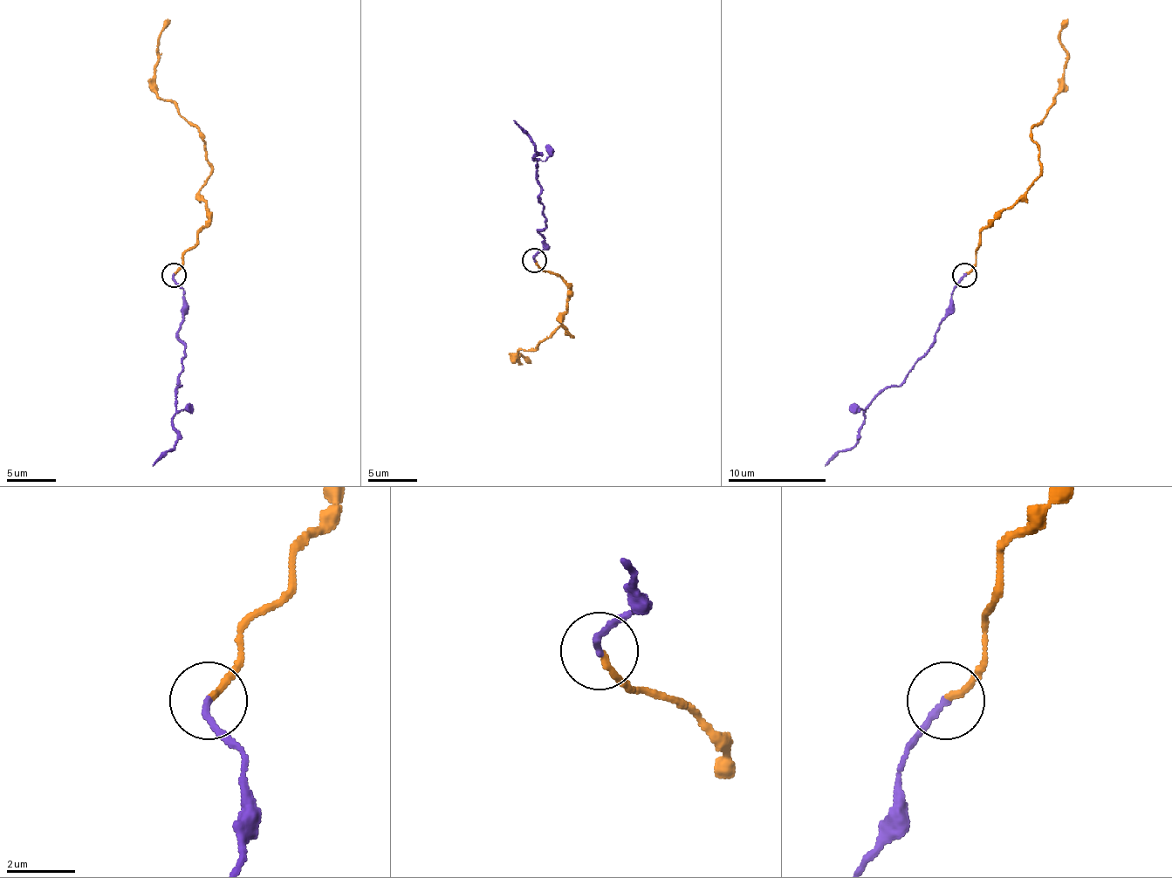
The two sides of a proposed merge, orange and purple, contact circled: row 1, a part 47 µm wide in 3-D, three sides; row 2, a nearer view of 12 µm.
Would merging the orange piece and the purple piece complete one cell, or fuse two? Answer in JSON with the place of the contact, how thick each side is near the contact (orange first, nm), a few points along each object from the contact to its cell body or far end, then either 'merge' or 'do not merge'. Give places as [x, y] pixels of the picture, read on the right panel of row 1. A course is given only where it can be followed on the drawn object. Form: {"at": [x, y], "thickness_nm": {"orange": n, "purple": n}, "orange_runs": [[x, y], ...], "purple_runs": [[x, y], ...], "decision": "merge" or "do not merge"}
{"at": [964, 275], "thickness_nm": {"orange": 180, "purple": 200}, "orange_runs": [[965, 275], [975, 263], [980, 231], [1041, 173], [1031, 131], [1056, 104], [1065, 62], [1060, 35], [1068, 18]], "purple_runs": [[965, 275], [953, 290], [950, 312], [931, 349], [899, 386], [884, 387], [872, 400], [858, 442], [825, 466]], "decision": "merge"}

